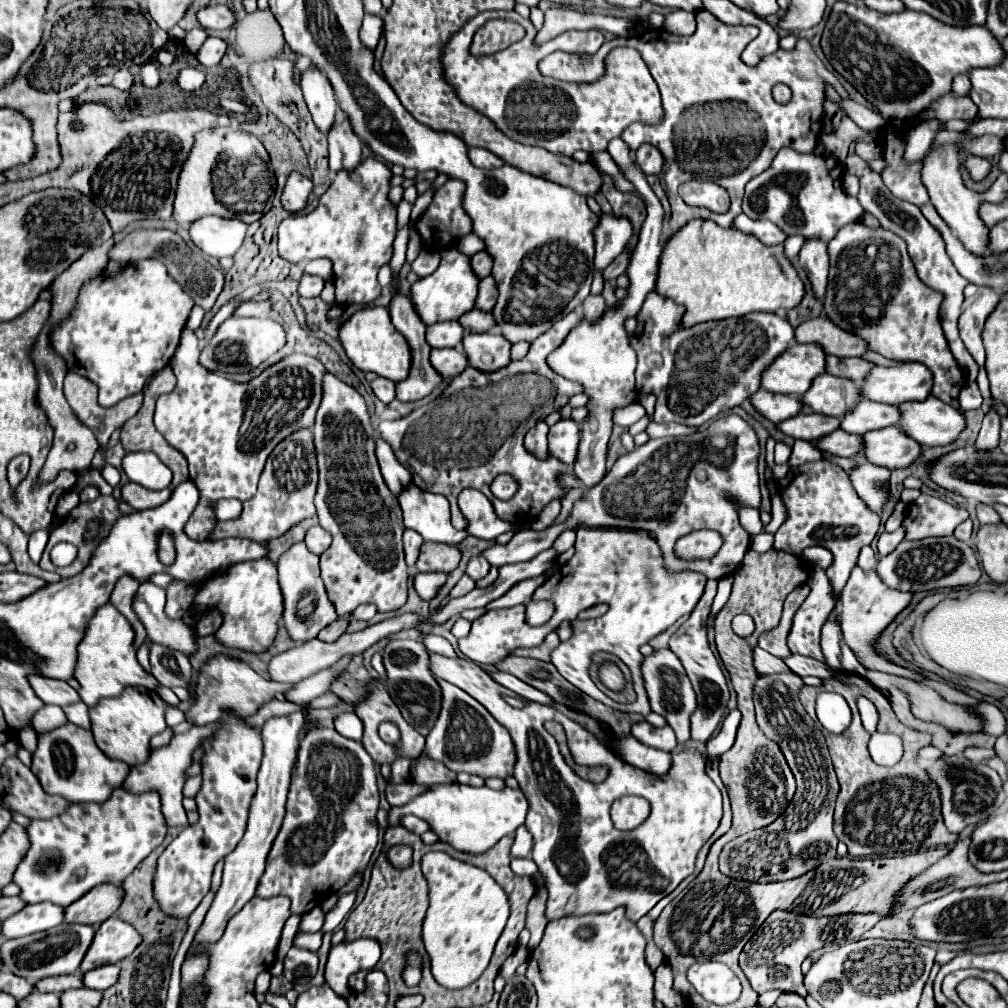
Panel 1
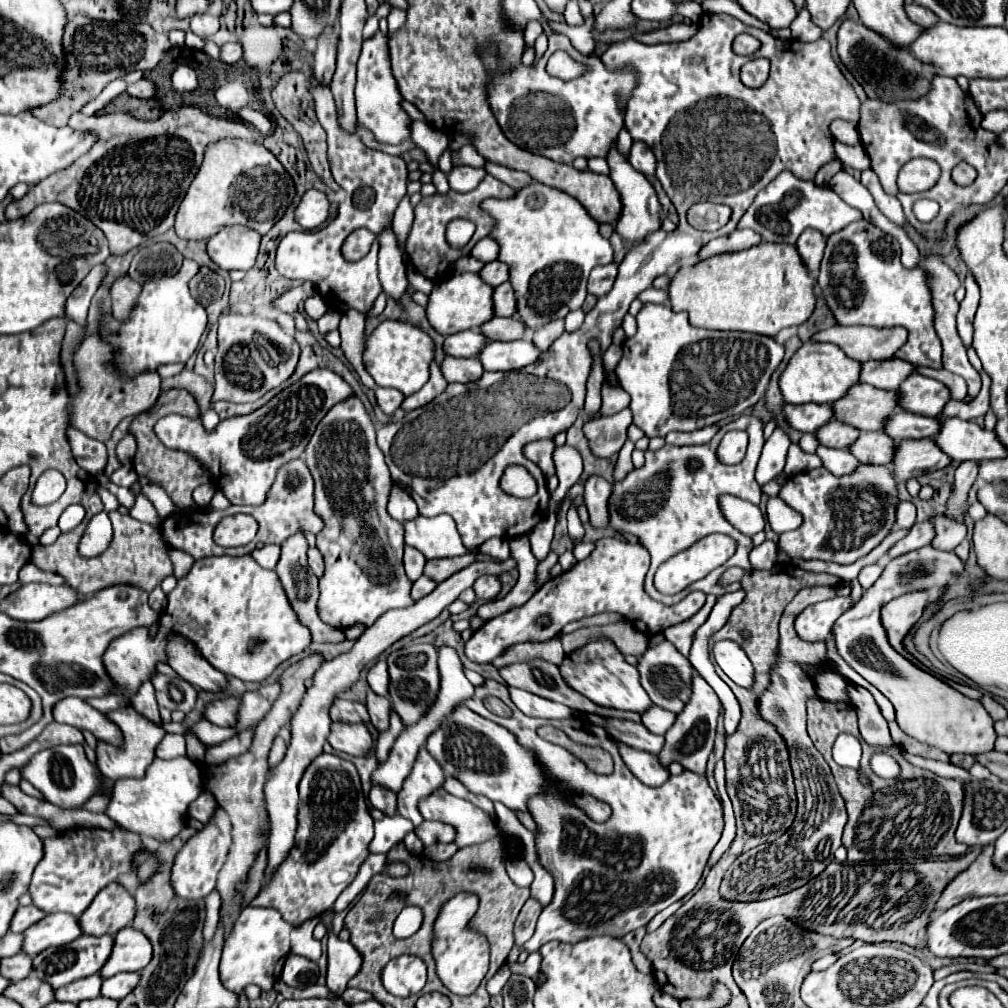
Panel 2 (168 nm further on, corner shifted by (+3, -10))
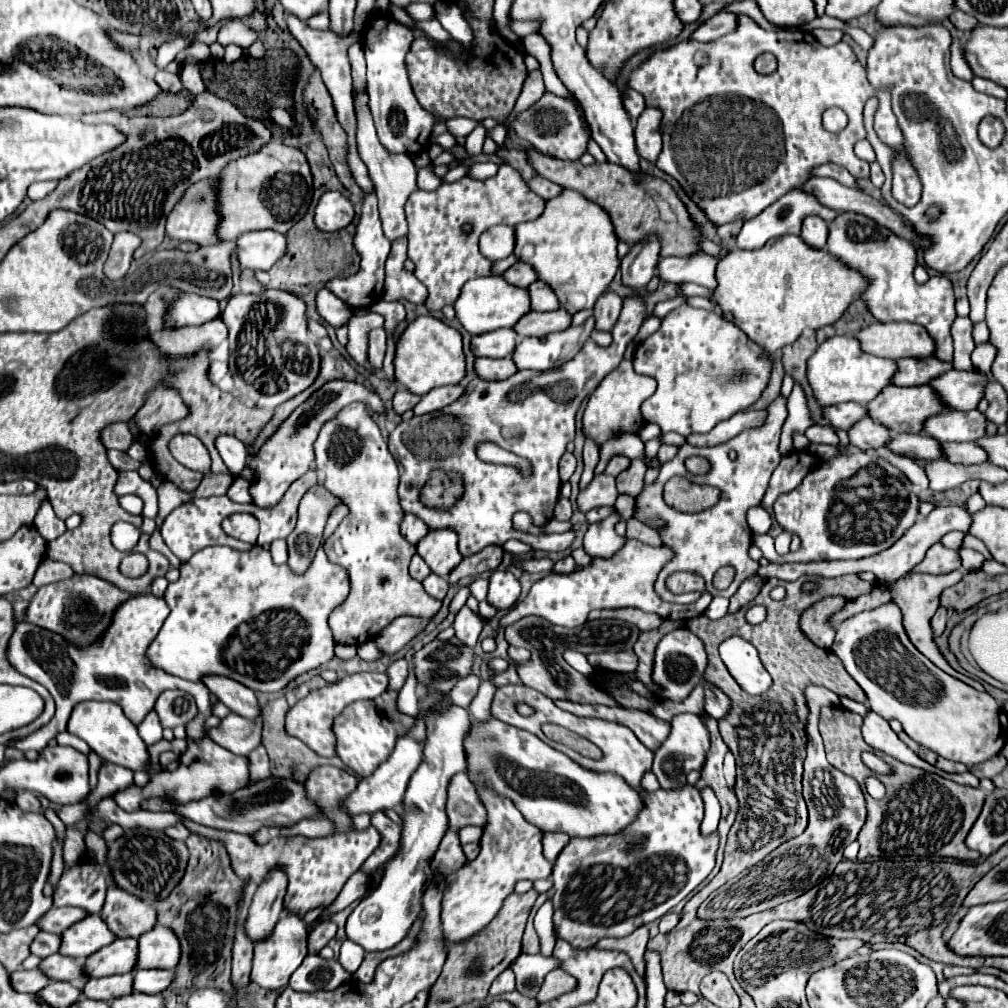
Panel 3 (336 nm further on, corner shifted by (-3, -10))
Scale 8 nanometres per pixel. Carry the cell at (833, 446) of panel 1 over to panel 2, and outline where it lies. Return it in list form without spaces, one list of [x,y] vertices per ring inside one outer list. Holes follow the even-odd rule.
[[[860,434],[860,438],[848,448],[856,460],[862,464],[890,464],[894,456],[894,440],[886,434]]]

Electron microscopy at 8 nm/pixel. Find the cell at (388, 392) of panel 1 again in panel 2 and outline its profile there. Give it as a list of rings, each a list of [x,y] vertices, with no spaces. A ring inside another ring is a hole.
[[[374,388],[374,394],[376,394],[376,402],[378,402],[380,410],[388,416],[394,414],[394,410],[404,400],[404,394],[400,390],[394,390],[394,388]]]

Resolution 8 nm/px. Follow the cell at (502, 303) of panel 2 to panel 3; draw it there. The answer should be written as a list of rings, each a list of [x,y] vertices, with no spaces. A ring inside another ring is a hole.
[[[534,282],[532,286],[528,286],[530,290],[530,300],[532,300],[532,308],[536,312],[546,312],[546,310],[556,310],[560,308],[560,300],[556,298],[554,290],[546,284],[546,282]]]

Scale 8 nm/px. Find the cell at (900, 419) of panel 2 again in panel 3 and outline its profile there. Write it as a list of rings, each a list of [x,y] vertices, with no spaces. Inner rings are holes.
[[[952,410],[928,418],[924,430],[940,442],[976,442],[986,436],[986,416],[978,410]]]

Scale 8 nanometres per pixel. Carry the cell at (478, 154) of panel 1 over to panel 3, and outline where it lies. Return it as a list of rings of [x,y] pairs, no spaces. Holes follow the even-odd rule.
[[[536,176],[534,180],[530,180],[528,186],[530,186],[538,196],[542,196],[544,200],[550,200],[550,198],[554,198],[554,196],[560,196],[562,190],[564,190],[562,186],[554,184],[554,182],[550,182],[550,180],[542,178],[542,176]]]

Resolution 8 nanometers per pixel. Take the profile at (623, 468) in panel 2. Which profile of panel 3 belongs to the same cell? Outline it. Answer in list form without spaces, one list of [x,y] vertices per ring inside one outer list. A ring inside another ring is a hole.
[[[626,494],[618,496],[616,508],[618,508],[618,512],[620,512],[620,516],[622,516],[624,520],[630,520],[632,514],[634,514],[634,498],[632,498],[632,496],[626,496]]]

